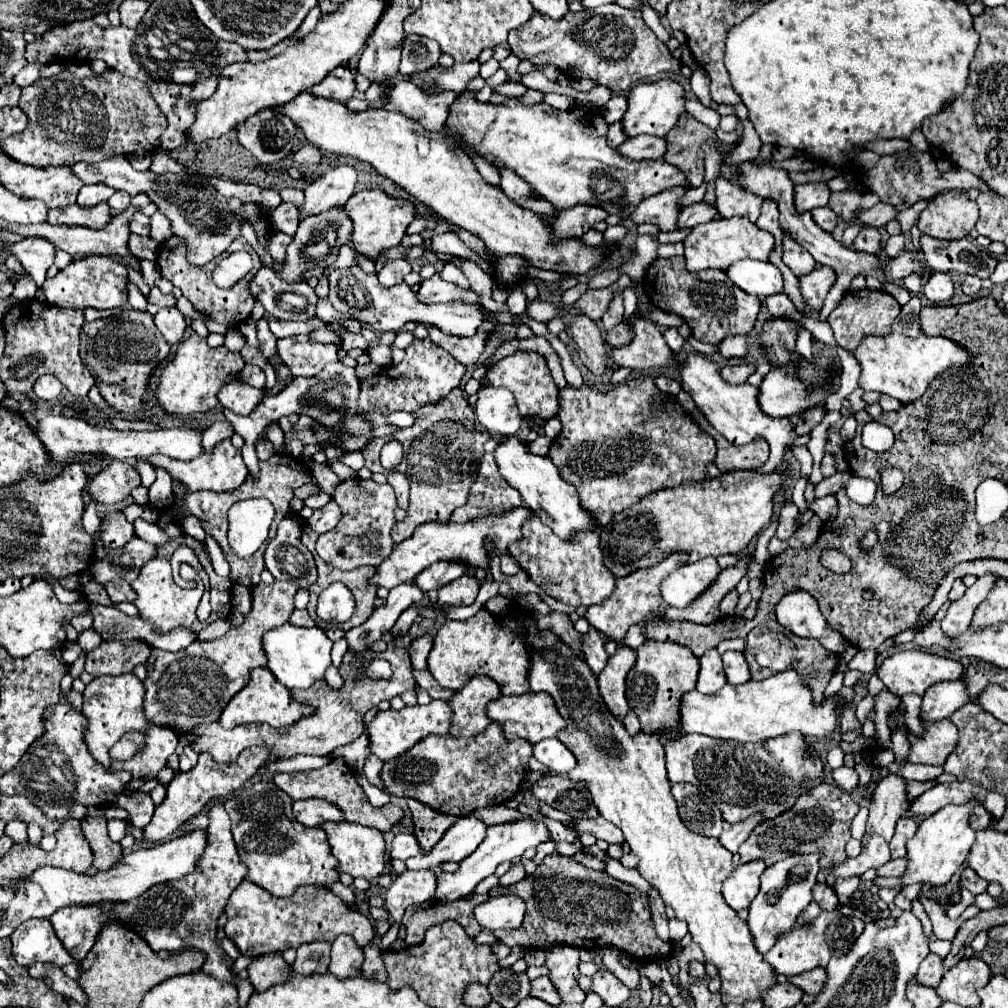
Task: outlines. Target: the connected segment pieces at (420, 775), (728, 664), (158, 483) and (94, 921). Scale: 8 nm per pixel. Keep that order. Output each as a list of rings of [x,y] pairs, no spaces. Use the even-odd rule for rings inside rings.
[[[490,723],[482,735],[468,741],[454,735],[428,735],[406,755],[386,761],[380,777],[392,795],[412,797],[440,813],[464,817],[480,807],[514,799],[528,775],[524,771],[528,771],[528,761],[534,757],[532,749],[534,745],[526,743],[526,739],[508,741],[502,723]]]
[[[726,651],[722,655],[722,661],[724,661],[724,671],[726,671],[726,679],[730,685],[742,685],[750,679],[750,673],[748,673],[748,665],[746,665],[746,659],[740,651]]]
[[[156,467],[155,471],[156,480],[149,487],[149,503],[159,510],[165,510],[174,504],[172,479],[171,476],[160,467]]]
[[[64,907],[50,915],[50,923],[68,949],[68,953],[76,959],[84,959],[86,953],[92,949],[94,939],[108,915],[102,907]]]

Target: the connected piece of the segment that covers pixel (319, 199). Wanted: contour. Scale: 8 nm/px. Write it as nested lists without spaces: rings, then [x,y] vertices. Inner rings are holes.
[[[334,167],[326,175],[314,179],[306,187],[306,201],[300,207],[300,215],[316,215],[320,211],[326,211],[334,205],[344,205],[350,195],[354,193],[356,175],[352,173],[352,167]],[[348,169],[348,171],[344,171]]]

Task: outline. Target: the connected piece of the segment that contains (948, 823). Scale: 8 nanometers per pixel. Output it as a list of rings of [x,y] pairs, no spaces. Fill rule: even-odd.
[[[972,797],[968,803],[962,805],[946,805],[938,813],[926,817],[920,825],[916,835],[906,843],[908,849],[908,869],[906,875],[902,875],[902,883],[896,889],[886,889],[882,887],[878,895],[886,901],[892,903],[896,893],[908,885],[908,883],[930,883],[930,885],[944,885],[966,861],[972,845],[974,845],[974,829],[970,827],[970,815],[974,813],[976,807],[980,807],[980,799]]]

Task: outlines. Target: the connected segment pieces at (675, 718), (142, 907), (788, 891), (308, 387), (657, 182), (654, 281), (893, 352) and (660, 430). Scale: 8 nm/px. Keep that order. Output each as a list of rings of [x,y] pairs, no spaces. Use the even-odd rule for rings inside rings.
[[[650,641],[638,647],[638,659],[626,677],[626,697],[632,711],[638,715],[644,733],[660,733],[680,727],[680,703],[684,693],[696,689],[700,671],[698,657],[688,647],[676,643]]]
[[[214,805],[210,809],[210,825],[208,825],[208,847],[206,855],[198,861],[198,867],[190,877],[180,879],[176,883],[164,883],[158,887],[150,887],[146,895],[140,895],[138,899],[132,899],[128,903],[116,905],[114,915],[122,919],[124,923],[130,923],[138,935],[144,935],[152,951],[166,949],[170,953],[178,953],[182,949],[200,949],[206,953],[208,965],[204,965],[204,973],[224,981],[232,983],[232,971],[226,961],[224,951],[216,945],[216,929],[214,919],[218,925],[218,917],[226,907],[228,897],[232,891],[242,883],[248,869],[242,865],[236,843],[230,833],[230,817],[224,811],[222,805]]]
[[[794,855],[790,859],[782,859],[770,865],[762,873],[760,893],[750,903],[750,915],[746,919],[750,931],[754,933],[756,947],[760,953],[768,953],[778,941],[778,937],[790,931],[798,915],[810,905],[816,875],[818,875],[818,855]]]
[[[342,361],[338,363],[330,363],[326,365],[316,377],[296,377],[282,393],[278,395],[268,395],[262,399],[262,403],[258,405],[258,411],[254,411],[254,415],[242,417],[242,415],[234,415],[228,409],[226,417],[228,421],[234,425],[236,433],[240,433],[244,437],[245,444],[241,453],[244,463],[252,474],[259,472],[259,459],[255,450],[256,441],[260,431],[266,427],[266,423],[278,421],[280,417],[290,417],[290,415],[308,415],[314,421],[322,423],[324,427],[336,427],[344,417],[354,417],[358,413],[358,395],[360,395],[360,381],[354,373],[352,367],[346,367]],[[334,369],[344,369],[344,371],[334,371]]]
[[[464,91],[456,97],[456,101],[448,107],[448,119],[442,125],[442,135],[456,145],[460,153],[474,151],[482,159],[486,159],[490,165],[502,163],[504,167],[512,169],[518,177],[526,179],[534,189],[550,201],[558,209],[570,209],[574,205],[596,205],[610,213],[622,213],[624,217],[630,217],[630,213],[638,207],[638,203],[650,195],[656,195],[664,189],[676,187],[676,185],[688,185],[686,177],[664,159],[642,159],[634,161],[606,143],[606,131],[608,123],[600,111],[594,111],[592,123],[588,119],[578,117],[578,109],[568,111],[554,111],[554,109],[542,109],[536,105],[524,105],[516,97],[508,97],[506,103],[482,103],[476,99],[476,91]]]
[[[658,257],[648,267],[642,285],[646,295],[656,307],[684,317],[686,323],[692,327],[694,337],[702,343],[716,345],[728,335],[750,333],[760,313],[760,301],[754,295],[748,295],[746,291],[736,287],[726,275],[726,271],[706,269],[706,271],[690,273],[686,271],[682,257],[670,257],[670,259]]]
[[[892,333],[886,337],[870,337],[860,343],[854,355],[862,365],[860,387],[864,391],[880,391],[884,395],[900,399],[902,403],[912,403],[920,399],[930,383],[948,369],[962,369],[972,363],[972,355],[962,345],[940,335],[920,335],[916,339],[910,339],[906,335]]]
[[[636,377],[626,381],[608,393],[600,393],[588,385],[560,389],[560,411],[558,419],[562,421],[562,433],[550,445],[550,459],[560,469],[562,479],[572,483],[578,489],[582,507],[586,507],[600,525],[608,525],[616,513],[638,503],[644,495],[650,495],[660,489],[678,487],[682,483],[700,483],[706,479],[708,465],[716,459],[716,443],[714,439],[702,431],[694,419],[682,409],[674,407],[666,413],[652,415],[650,399],[662,395],[654,385],[652,377]]]

